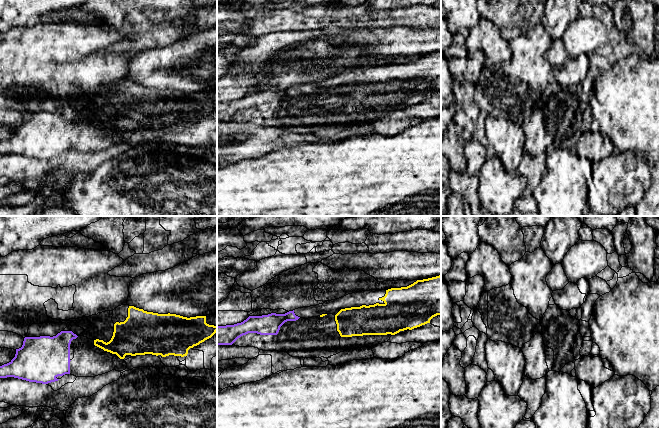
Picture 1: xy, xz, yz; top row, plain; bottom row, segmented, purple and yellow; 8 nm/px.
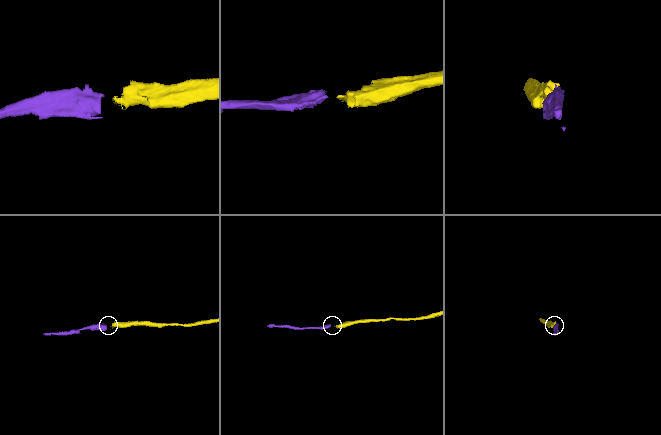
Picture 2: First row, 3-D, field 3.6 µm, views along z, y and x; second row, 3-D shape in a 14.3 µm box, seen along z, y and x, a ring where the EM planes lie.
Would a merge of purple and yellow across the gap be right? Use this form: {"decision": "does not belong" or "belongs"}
{"decision": "belongs"}

